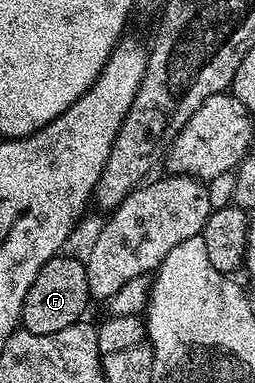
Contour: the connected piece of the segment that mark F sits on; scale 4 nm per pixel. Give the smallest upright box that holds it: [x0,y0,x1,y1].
[21,258,92,334]

